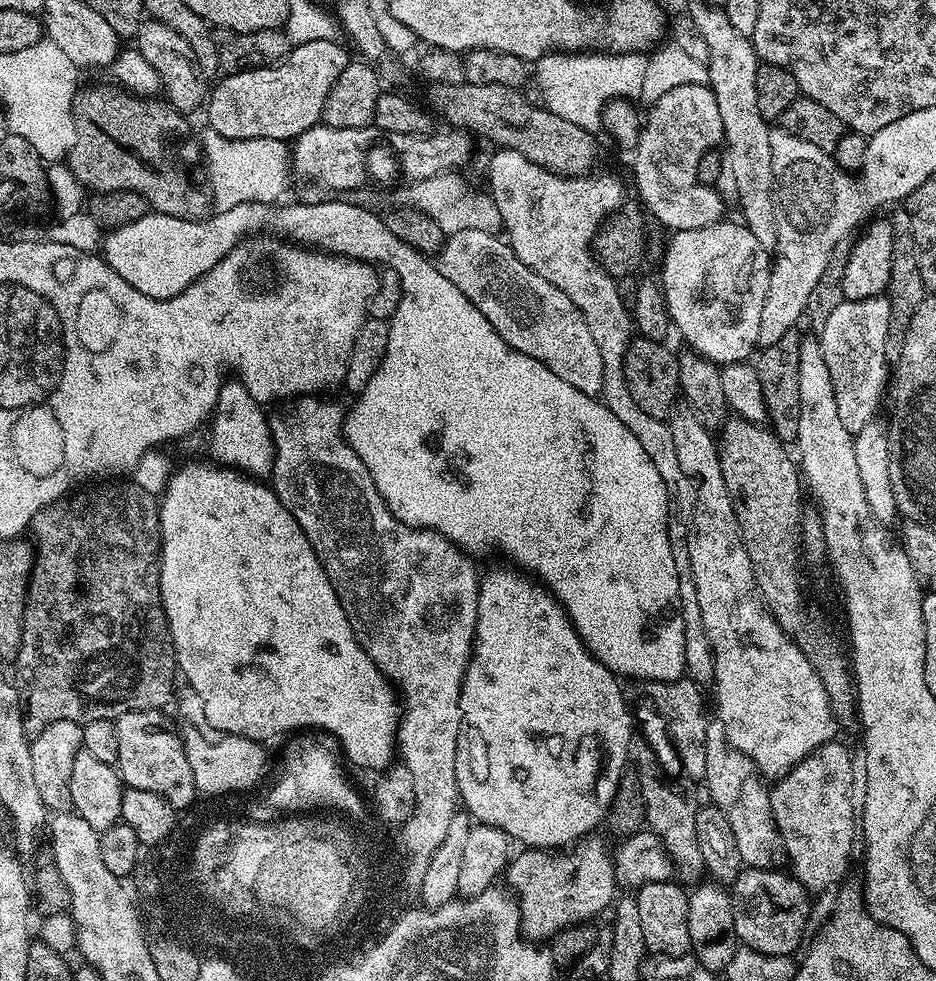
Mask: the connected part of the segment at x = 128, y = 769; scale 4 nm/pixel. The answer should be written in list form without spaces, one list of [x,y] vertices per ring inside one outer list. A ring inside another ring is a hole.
[[[163,711],[155,712],[127,712],[115,720],[116,733],[118,734],[118,758],[115,767],[118,769],[120,779],[125,785],[138,790],[150,790],[158,794],[171,808],[183,810],[188,808],[198,799],[194,770],[190,770],[190,762],[184,753],[184,741],[179,735],[172,733],[168,720]]]

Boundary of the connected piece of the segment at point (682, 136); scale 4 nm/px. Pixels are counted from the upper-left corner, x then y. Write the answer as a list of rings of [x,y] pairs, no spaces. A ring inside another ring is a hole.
[[[684,85],[673,88],[663,94],[658,102],[649,107],[648,116],[645,115],[641,125],[639,140],[633,151],[634,180],[641,196],[639,199],[643,207],[668,230],[681,232],[682,230],[698,230],[702,226],[719,224],[725,219],[724,207],[726,201],[715,187],[703,184],[698,178],[698,162],[704,153],[717,149],[724,138],[722,116],[719,113],[716,95],[709,85]]]

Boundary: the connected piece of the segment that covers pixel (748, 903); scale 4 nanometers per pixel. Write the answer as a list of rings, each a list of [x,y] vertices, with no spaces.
[[[745,867],[738,879],[732,881],[730,895],[734,910],[736,939],[743,947],[753,948],[767,956],[792,956],[795,948],[800,943],[801,945],[805,943],[804,931],[808,928],[808,915],[812,912],[811,906],[808,905],[810,893],[795,876],[775,868]]]

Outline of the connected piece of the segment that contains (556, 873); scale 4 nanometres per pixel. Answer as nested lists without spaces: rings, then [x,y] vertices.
[[[592,834],[571,845],[567,850],[549,850],[547,848],[525,847],[511,857],[506,869],[507,887],[514,893],[514,899],[520,906],[520,931],[533,942],[548,942],[557,936],[563,928],[575,924],[595,921],[599,912],[613,907],[618,896],[614,852],[600,834]]]

